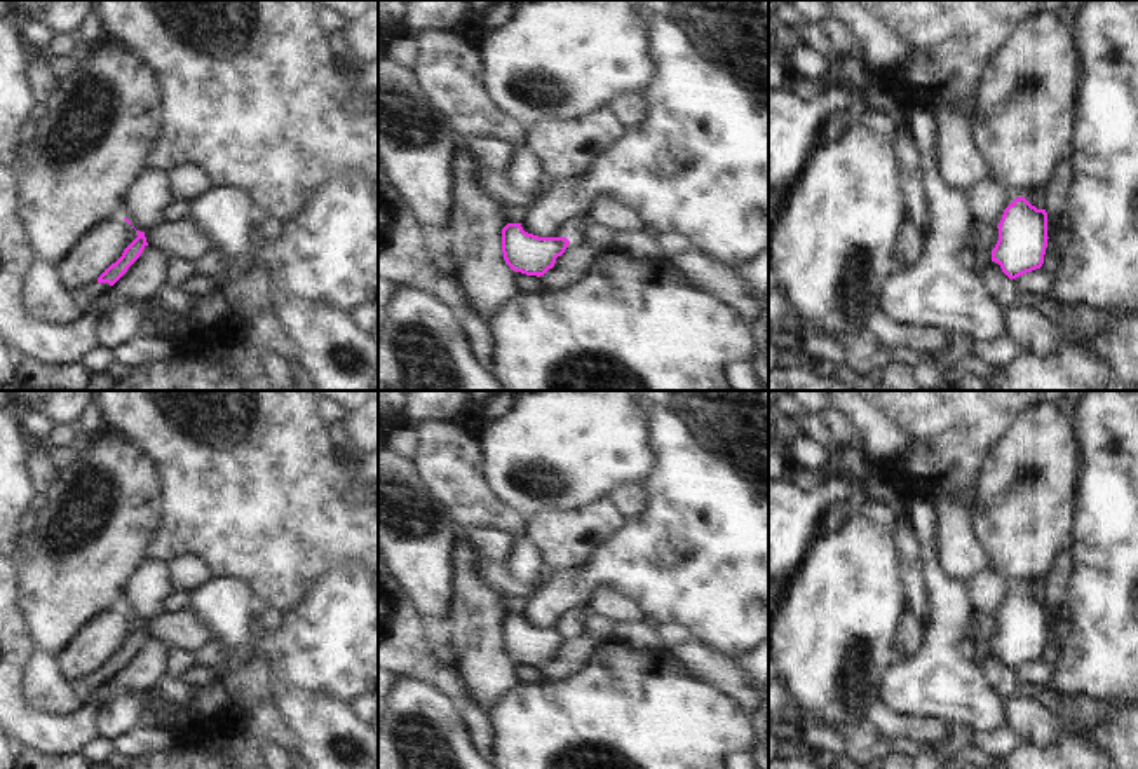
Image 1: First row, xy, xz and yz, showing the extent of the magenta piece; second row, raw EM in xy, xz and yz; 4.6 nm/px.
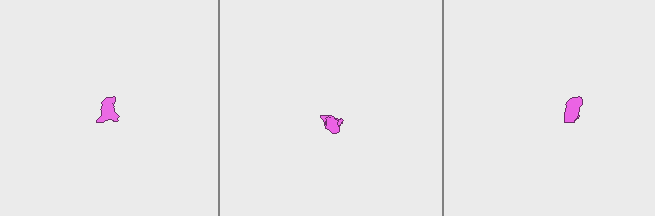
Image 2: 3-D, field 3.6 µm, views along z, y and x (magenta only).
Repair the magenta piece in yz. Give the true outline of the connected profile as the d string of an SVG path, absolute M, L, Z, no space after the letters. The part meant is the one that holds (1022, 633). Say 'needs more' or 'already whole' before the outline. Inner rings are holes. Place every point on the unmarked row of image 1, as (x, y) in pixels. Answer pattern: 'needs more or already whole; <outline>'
already whole; M1025 588L1014 589L999 614L999 631L992 652L999 654L1009 670L1040 659L1047 638L1047 603Z

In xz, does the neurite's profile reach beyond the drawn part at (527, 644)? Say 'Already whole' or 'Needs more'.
Already whole

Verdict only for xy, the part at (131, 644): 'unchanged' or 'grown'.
grown

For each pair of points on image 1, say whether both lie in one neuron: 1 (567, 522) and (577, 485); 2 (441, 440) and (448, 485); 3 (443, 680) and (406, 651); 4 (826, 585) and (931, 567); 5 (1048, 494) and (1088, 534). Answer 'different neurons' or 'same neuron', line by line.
1: different neurons
2: same neuron
3: same neuron
4: different neurons
5: different neurons

